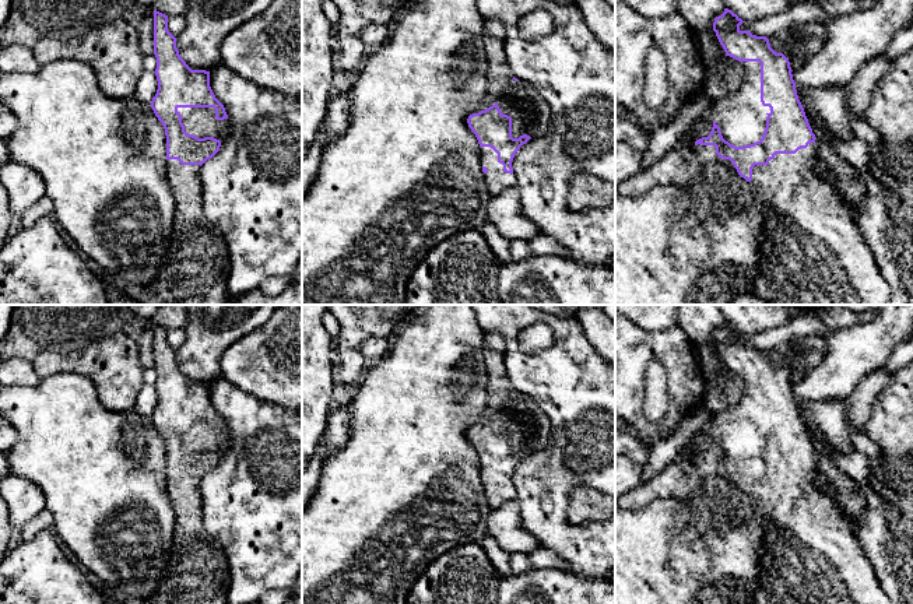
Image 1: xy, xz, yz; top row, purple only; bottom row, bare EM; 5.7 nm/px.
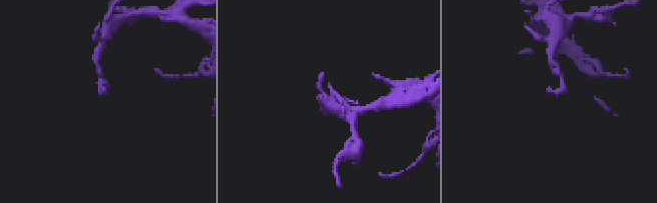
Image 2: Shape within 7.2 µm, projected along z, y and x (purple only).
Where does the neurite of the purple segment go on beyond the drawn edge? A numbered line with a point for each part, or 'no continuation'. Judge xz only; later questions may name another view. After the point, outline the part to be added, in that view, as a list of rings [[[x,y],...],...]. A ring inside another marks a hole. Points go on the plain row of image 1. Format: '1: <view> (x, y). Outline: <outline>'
1: xz (530, 428). Outline: [[[484,344],[485,371],[488,375],[488,389],[505,396],[495,415],[501,425],[512,431],[512,450],[523,447],[537,452],[545,447],[549,435],[549,419],[538,404],[527,396],[515,394],[506,375],[503,354],[492,351]]]

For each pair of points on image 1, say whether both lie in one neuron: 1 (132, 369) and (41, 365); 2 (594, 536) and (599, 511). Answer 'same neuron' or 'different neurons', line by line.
1: same neuron
2: different neurons

